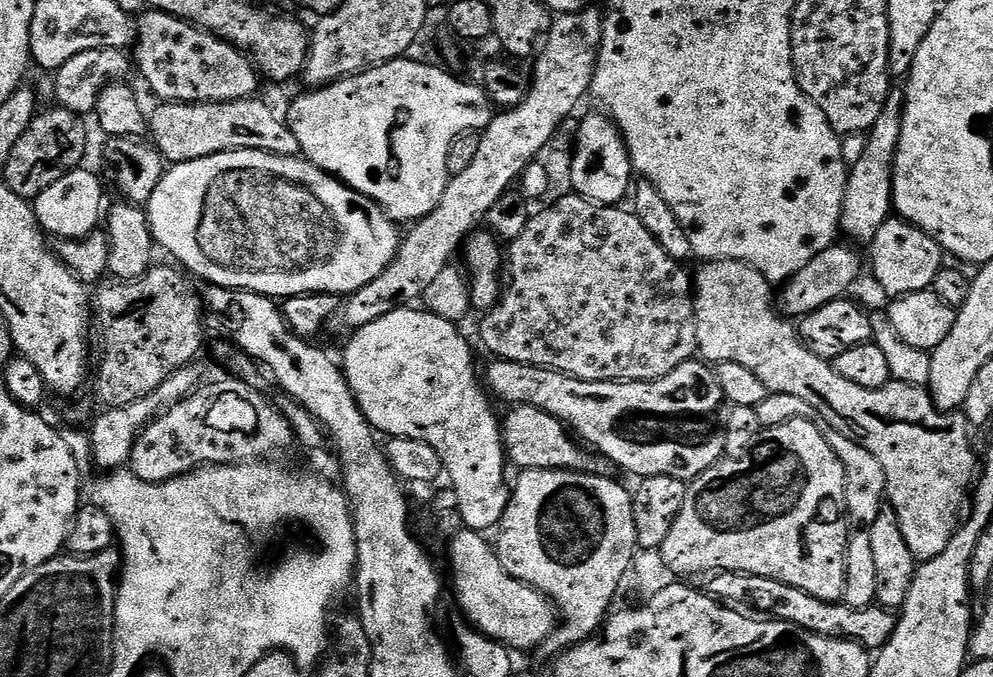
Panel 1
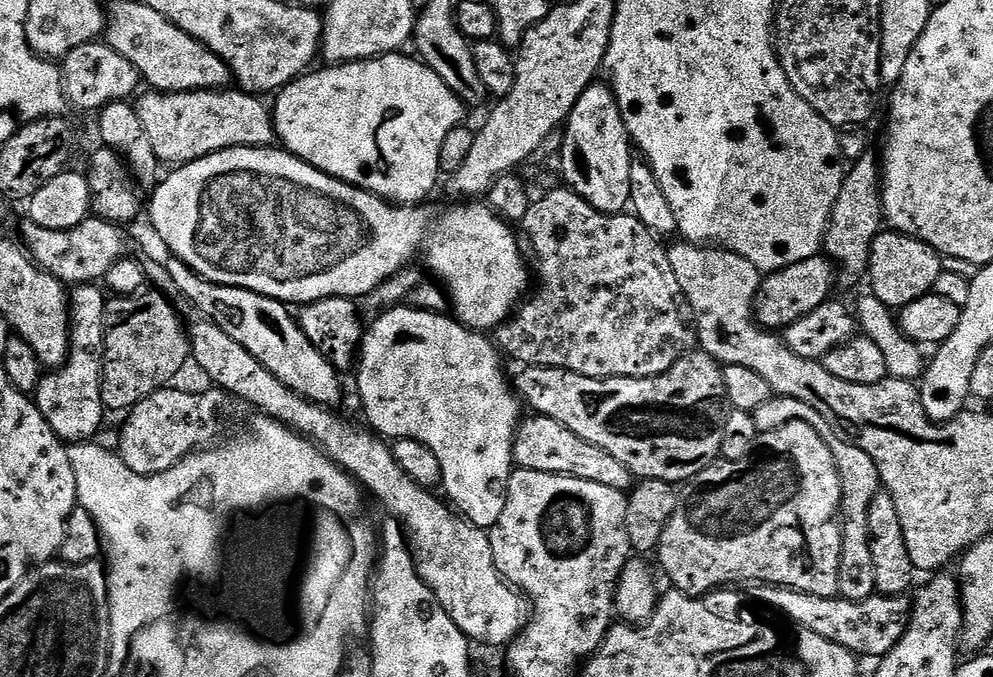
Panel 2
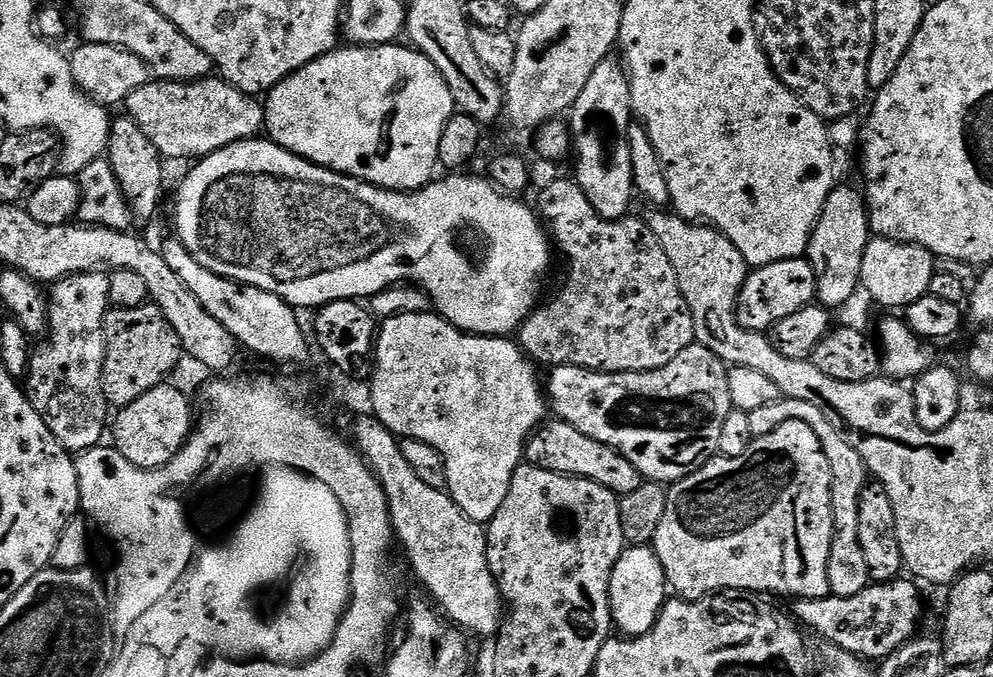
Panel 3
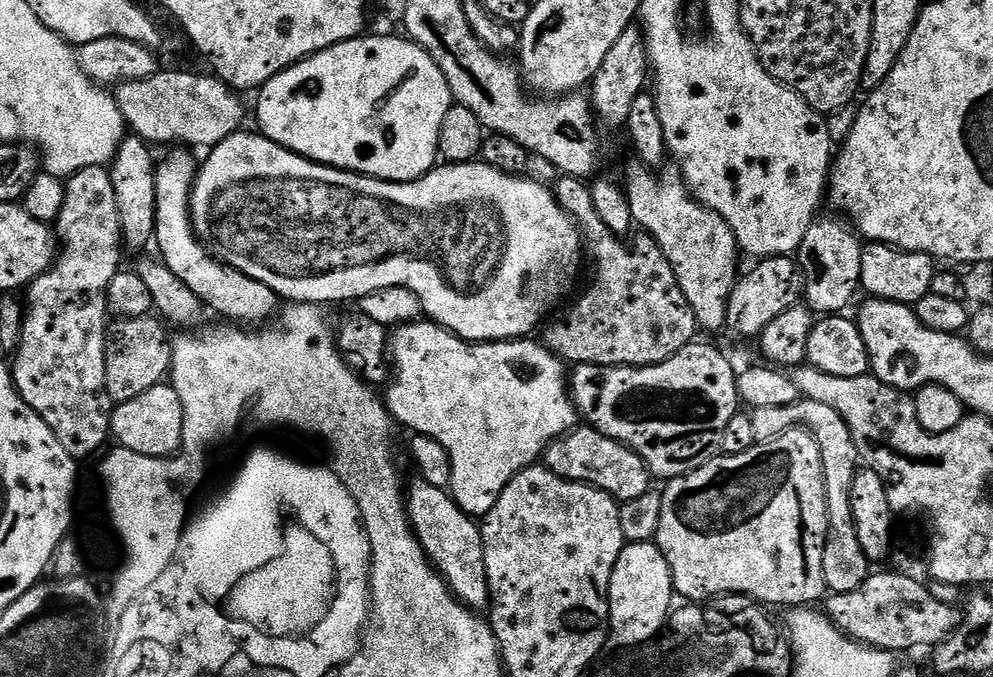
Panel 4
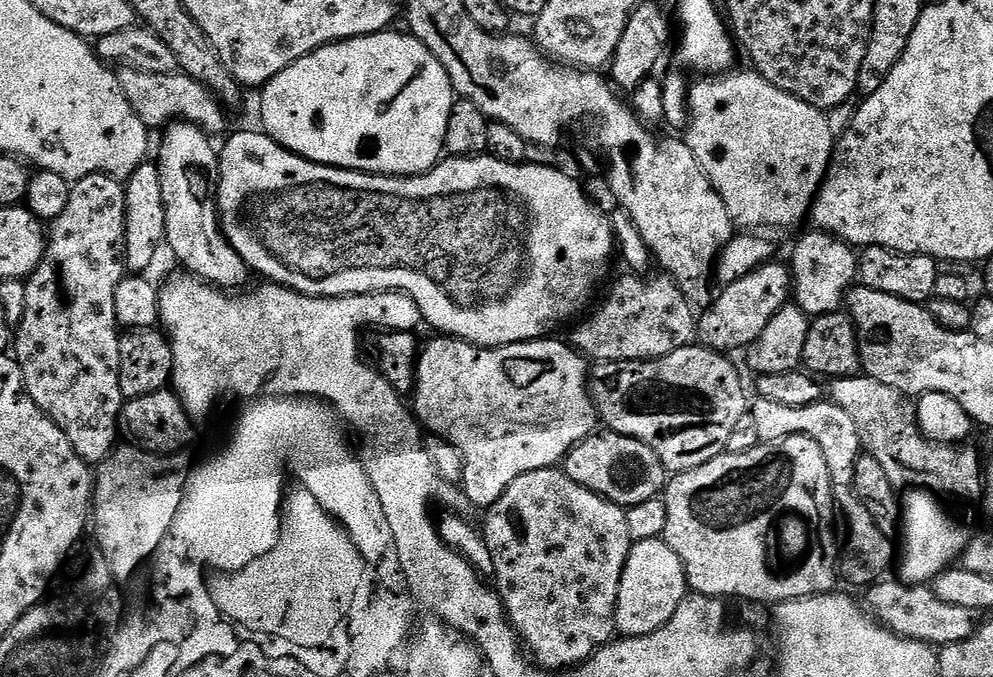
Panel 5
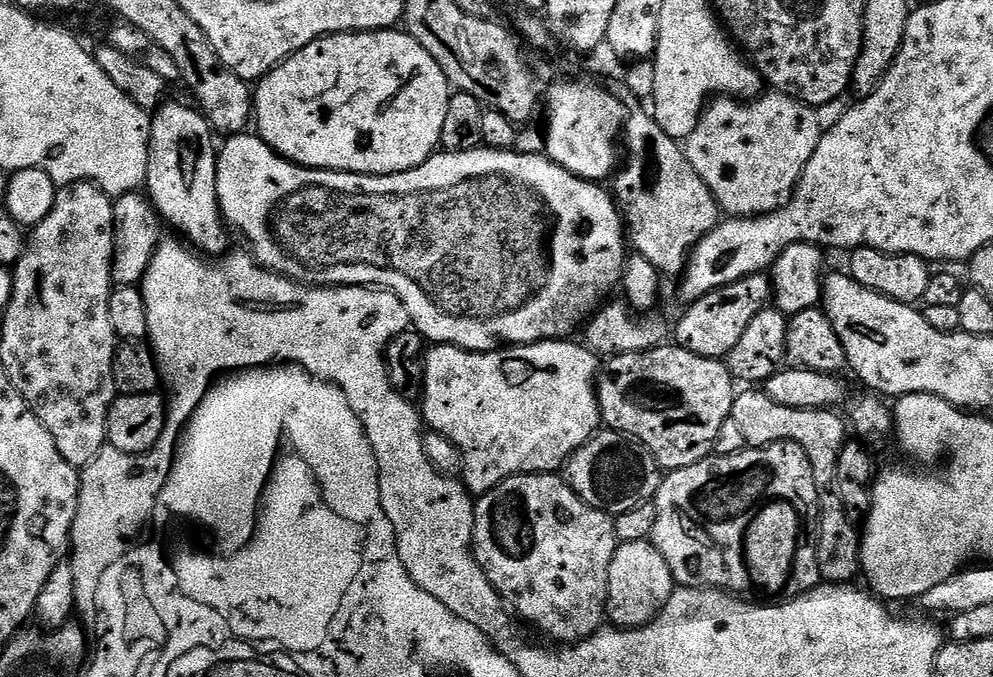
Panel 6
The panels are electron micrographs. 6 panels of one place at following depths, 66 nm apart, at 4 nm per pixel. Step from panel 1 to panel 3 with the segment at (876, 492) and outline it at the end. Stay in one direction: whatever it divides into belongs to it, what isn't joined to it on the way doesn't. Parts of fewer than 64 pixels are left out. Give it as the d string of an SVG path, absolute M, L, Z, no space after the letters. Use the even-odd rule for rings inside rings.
M781 398L770 402L770 406L762 406L758 410L749 412L748 416L753 437L770 434L787 420L806 422L806 426L810 426L810 430L818 434L822 442L822 450L830 462L832 475L830 494L834 514L834 534L828 563L830 593L838 598L850 598L853 594L862 594L862 590L866 590L872 583L870 566L866 566L866 553L862 551L862 541L858 539L858 498L865 486L870 483L870 473L864 464L862 454L858 454L858 450L850 446L850 442L844 437L843 432L839 432L834 426L834 422L830 422L830 418L826 418L826 414L818 410L818 406L810 406L810 402Z

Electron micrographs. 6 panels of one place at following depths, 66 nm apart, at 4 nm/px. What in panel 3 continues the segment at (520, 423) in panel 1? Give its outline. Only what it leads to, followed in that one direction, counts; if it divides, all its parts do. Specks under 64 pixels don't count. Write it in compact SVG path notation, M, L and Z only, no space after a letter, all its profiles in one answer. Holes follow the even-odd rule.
M559 418L550 420L541 423L540 427L528 437L524 446L524 460L527 463L535 468L550 470L563 476L577 476L580 480L601 484L617 498L638 490L642 477L634 462L630 462L630 458L618 454L618 450L602 442L594 442L594 438L586 438L582 430L574 430L574 426L567 424L565 420Z

